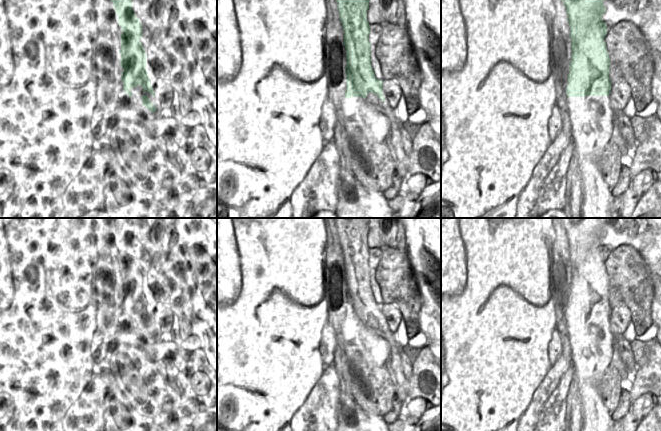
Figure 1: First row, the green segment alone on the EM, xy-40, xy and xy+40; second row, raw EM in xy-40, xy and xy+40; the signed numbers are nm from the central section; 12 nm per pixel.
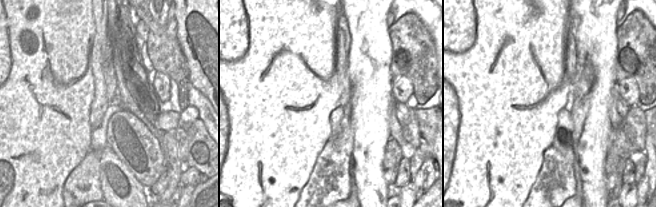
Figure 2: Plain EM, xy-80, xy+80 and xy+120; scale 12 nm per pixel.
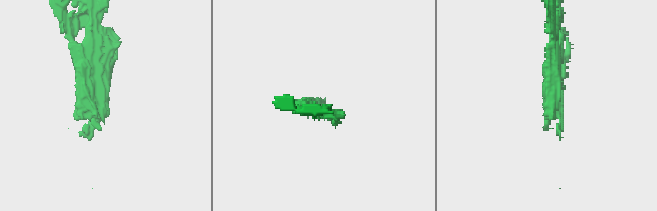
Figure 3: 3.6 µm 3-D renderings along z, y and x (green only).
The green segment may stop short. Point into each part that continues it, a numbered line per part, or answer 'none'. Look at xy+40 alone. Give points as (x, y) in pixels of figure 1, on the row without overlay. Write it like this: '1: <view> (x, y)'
1: xy+40 (592, 343).

